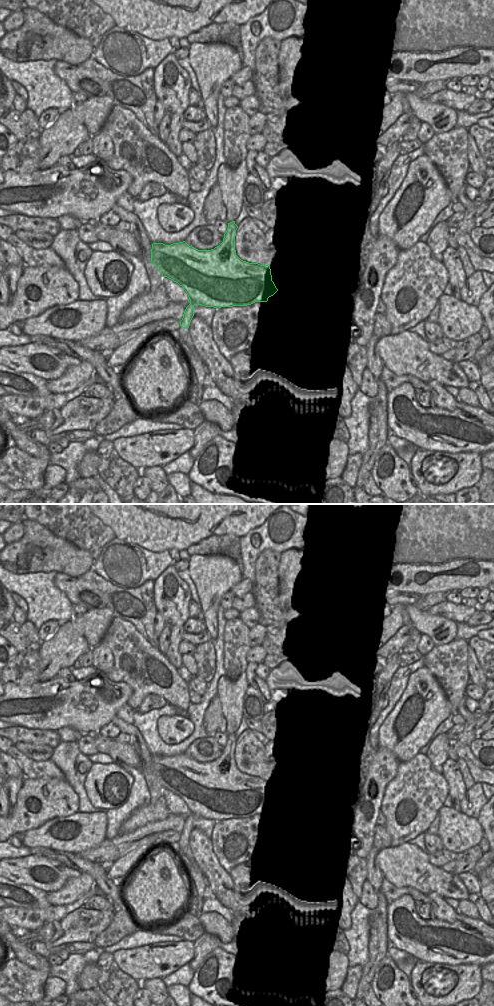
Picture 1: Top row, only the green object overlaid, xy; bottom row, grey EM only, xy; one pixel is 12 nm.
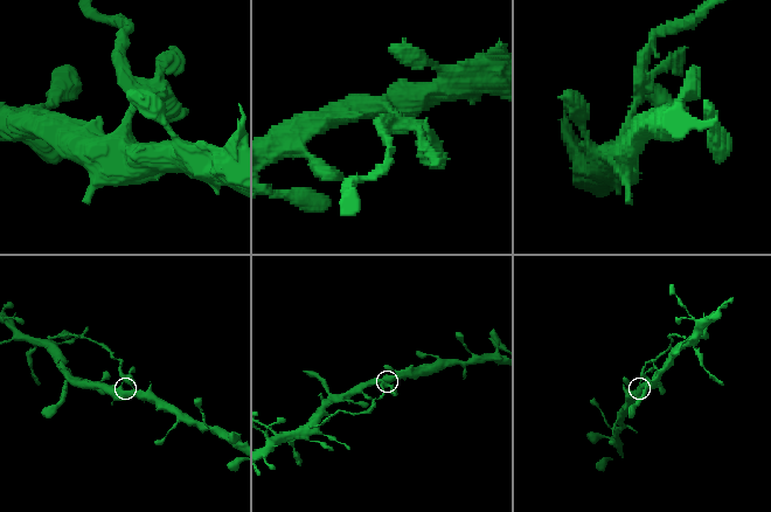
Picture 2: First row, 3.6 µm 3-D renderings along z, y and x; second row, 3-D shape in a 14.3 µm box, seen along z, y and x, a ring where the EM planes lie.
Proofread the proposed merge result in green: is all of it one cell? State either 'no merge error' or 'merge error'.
merge error

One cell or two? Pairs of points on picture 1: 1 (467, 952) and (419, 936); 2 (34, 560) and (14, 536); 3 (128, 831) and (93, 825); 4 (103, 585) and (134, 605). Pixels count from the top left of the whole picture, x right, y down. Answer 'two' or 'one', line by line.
1: one
2: two
3: two
4: one

